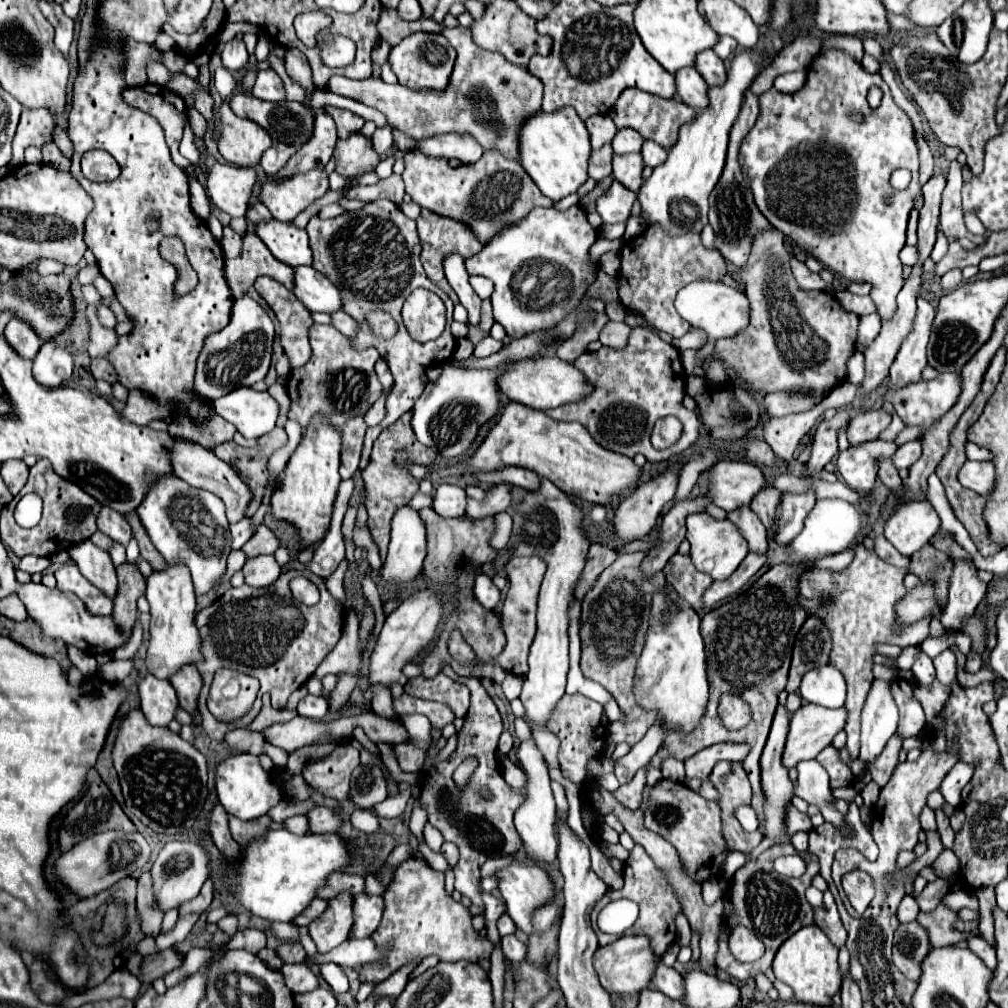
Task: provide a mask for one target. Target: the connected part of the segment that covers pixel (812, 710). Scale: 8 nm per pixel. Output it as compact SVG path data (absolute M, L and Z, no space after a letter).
M805 705L795 711L789 723L787 743L783 751L783 767L791 769L799 761L815 759L845 725L845 709L823 709Z

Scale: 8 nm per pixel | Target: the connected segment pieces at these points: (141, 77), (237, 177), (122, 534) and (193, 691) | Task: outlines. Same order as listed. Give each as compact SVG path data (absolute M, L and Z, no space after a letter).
M127 41L125 43L125 77L129 87L137 87L137 85L145 85L147 83L147 61L163 61L161 59L161 51L155 45L147 45L147 43L135 43L135 41Z
M211 155L205 157L205 163L207 163L207 193L213 201L213 205L217 205L221 211L229 213L231 217L243 217L249 207L249 199L251 199L259 173L253 167L233 167L233 165L223 167Z
M101 507L97 515L97 527L105 535L109 535L113 541L119 541L123 545L127 545L127 541L131 539L131 525L125 521L125 515L115 513L113 509Z
M187 665L179 673L175 673L169 681L177 691L181 709L185 709L189 715L197 713L197 699L199 699L199 691L203 687L203 681L201 681L201 675L199 675L197 667Z

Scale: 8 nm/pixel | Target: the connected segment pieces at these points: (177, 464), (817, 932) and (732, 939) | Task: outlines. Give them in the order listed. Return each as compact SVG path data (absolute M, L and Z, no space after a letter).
M175 441L173 447L173 473L187 481L191 487L195 489L203 489L203 491L211 491L213 495L217 495L225 507L227 507L227 519L229 523L237 523L245 517L245 511L251 503L251 491L249 487L239 479L239 475L223 461L219 459L213 451L197 445L197 443L189 443L189 441Z
M809 925L791 935L775 955L773 961L775 977L787 983L795 991L795 999L811 1005L833 1005L833 995L841 989L841 973L837 961L837 947L831 945L829 937L817 927Z
M735 925L729 933L729 951L737 961L755 961L763 955L763 943L745 925Z

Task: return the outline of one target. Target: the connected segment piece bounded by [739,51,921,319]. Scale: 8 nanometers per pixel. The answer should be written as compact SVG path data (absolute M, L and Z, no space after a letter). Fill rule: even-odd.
M843 51L821 53L811 63L807 83L797 93L785 95L771 87L759 97L759 103L761 115L739 149L739 163L753 191L755 205L775 229L791 237L827 269L851 282L871 283L877 313L881 319L891 317L895 313L895 297L903 287L899 251L905 245L907 217L913 209L913 199L921 193L917 183L919 159L911 119L901 107L895 105L881 75L867 73L861 63L853 61ZM871 87L879 87L883 91L881 107L875 111L867 103ZM853 113L861 113L863 123L855 125ZM895 169L911 171L911 183L903 191L893 189L889 183ZM887 195L893 197L893 203L889 205L885 203Z

